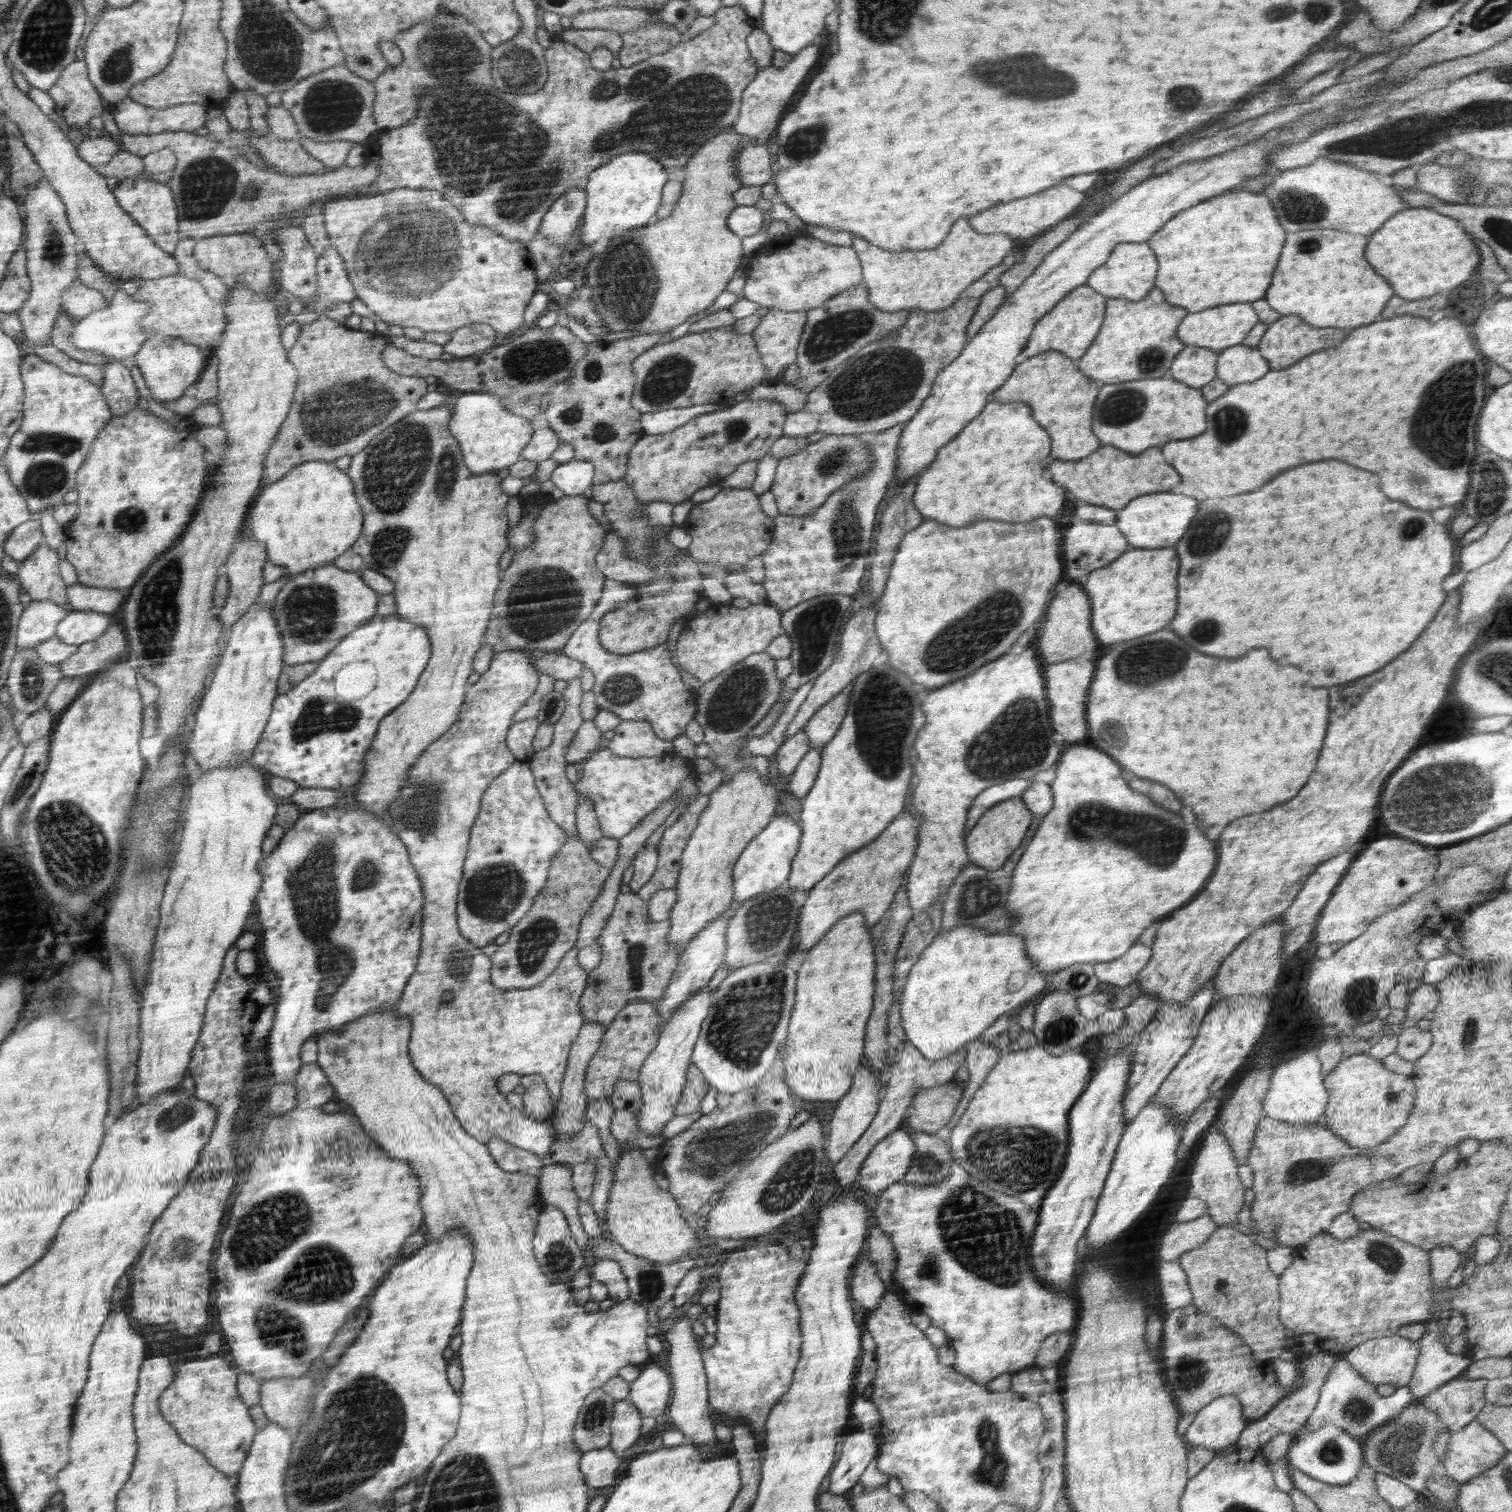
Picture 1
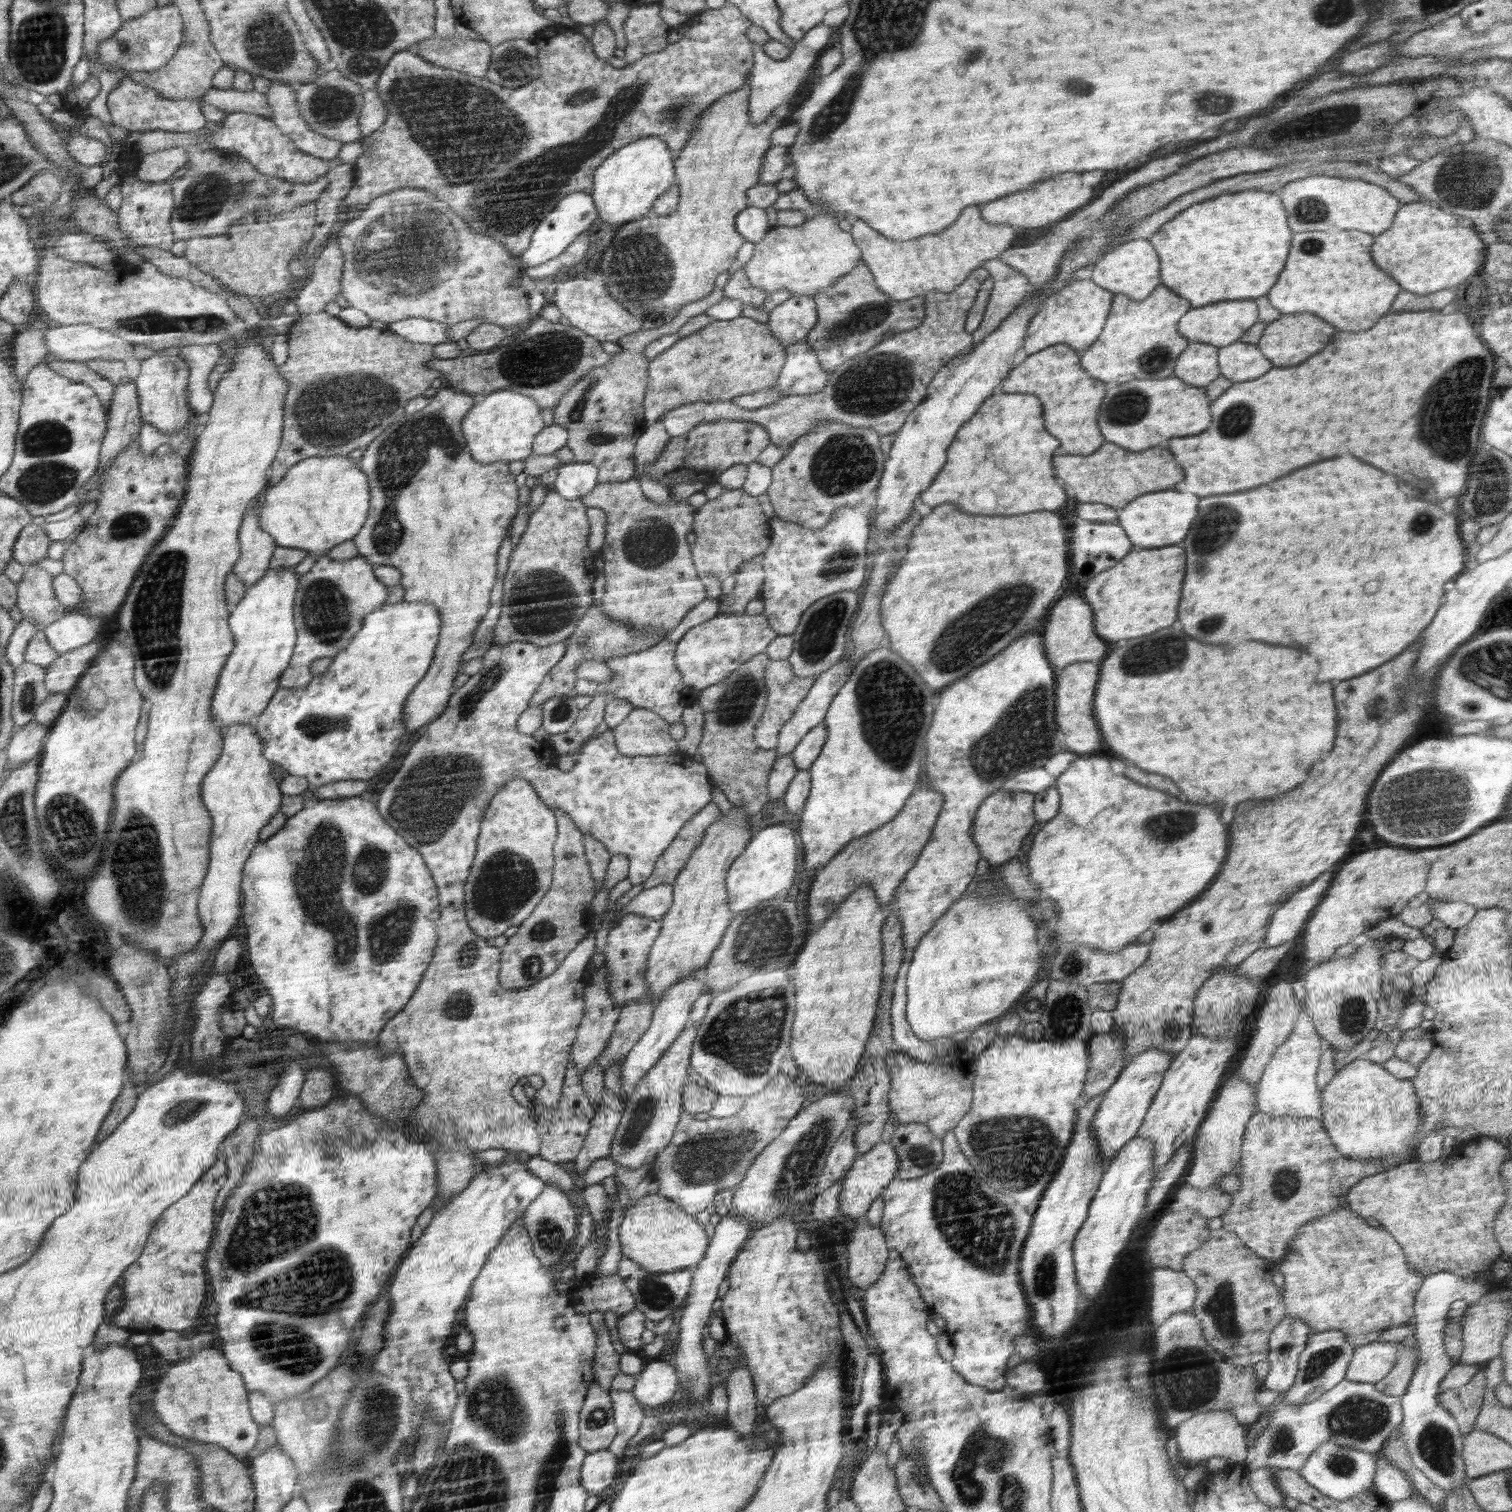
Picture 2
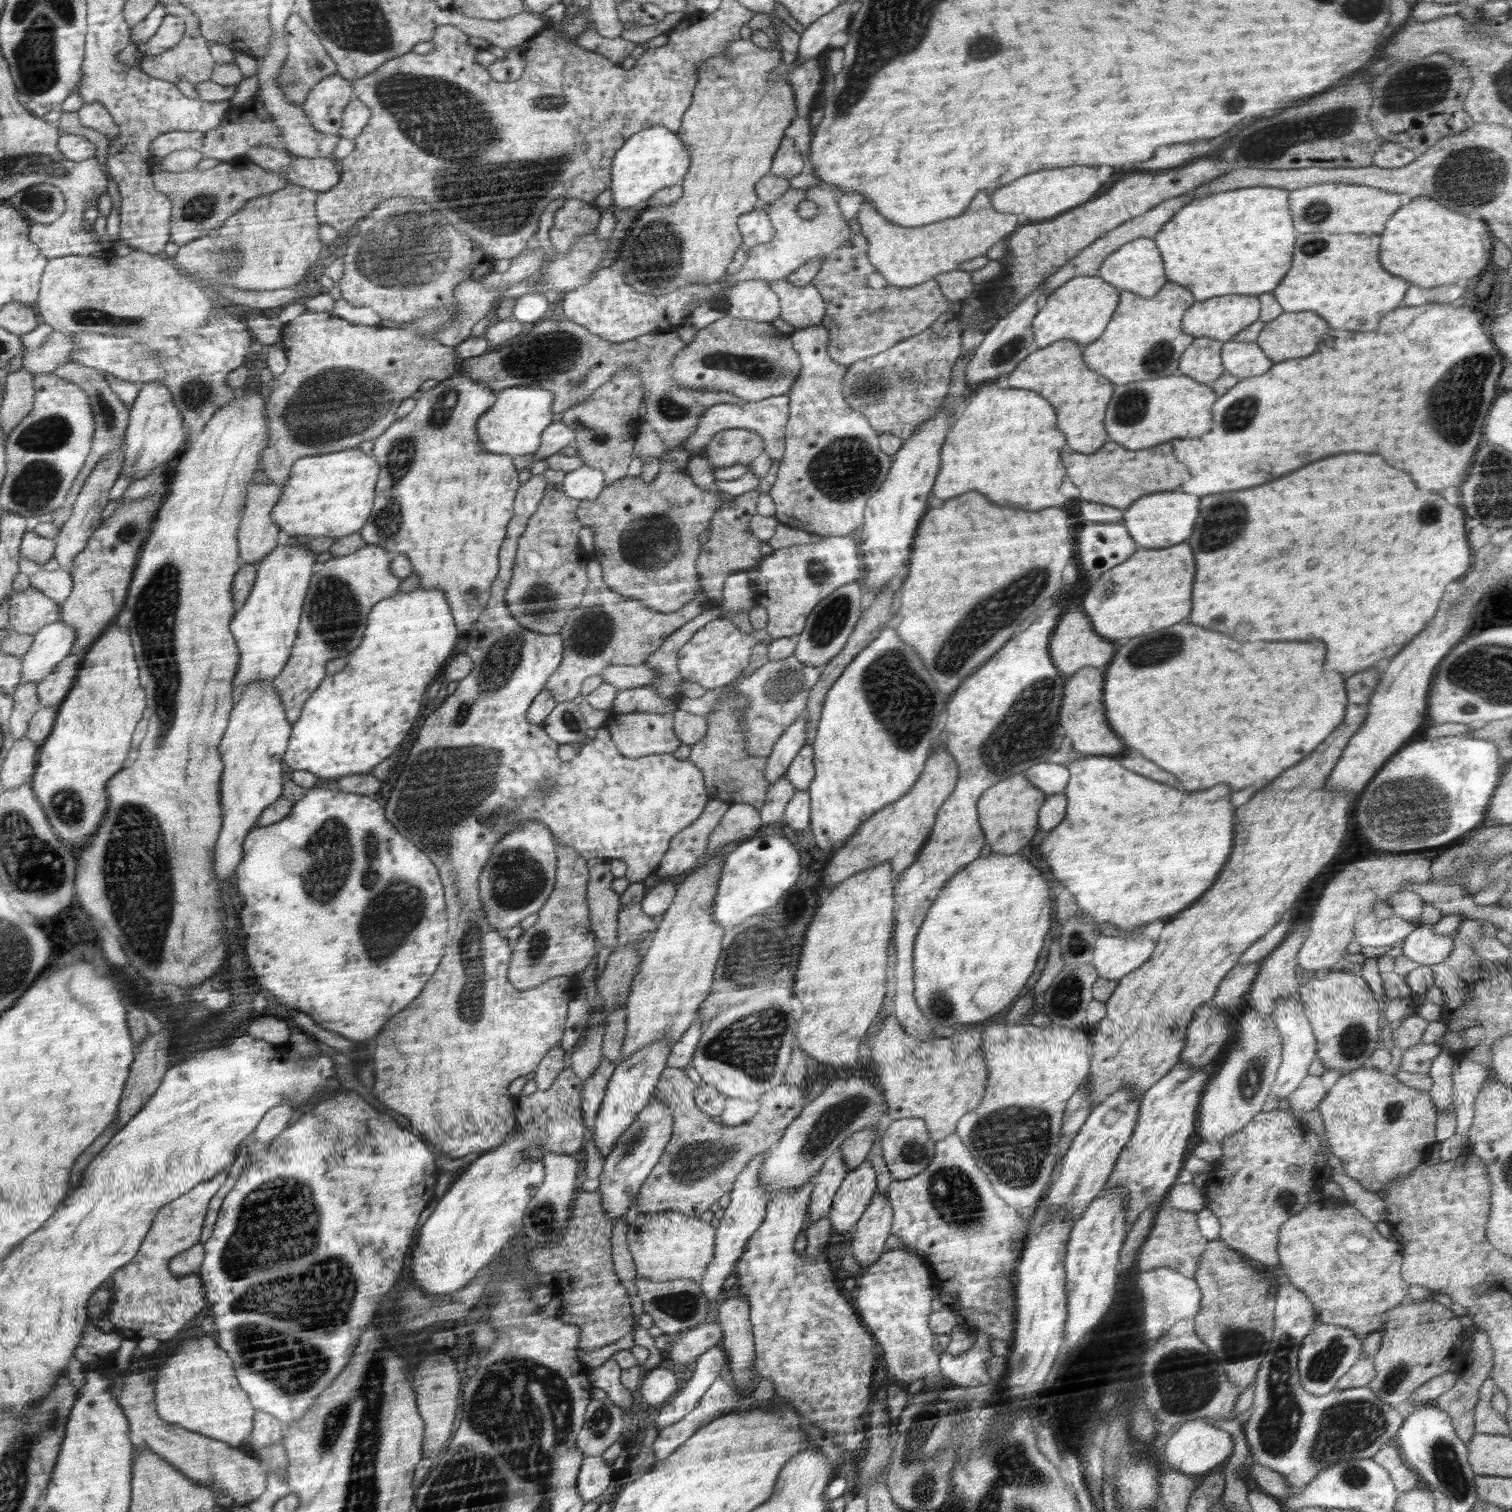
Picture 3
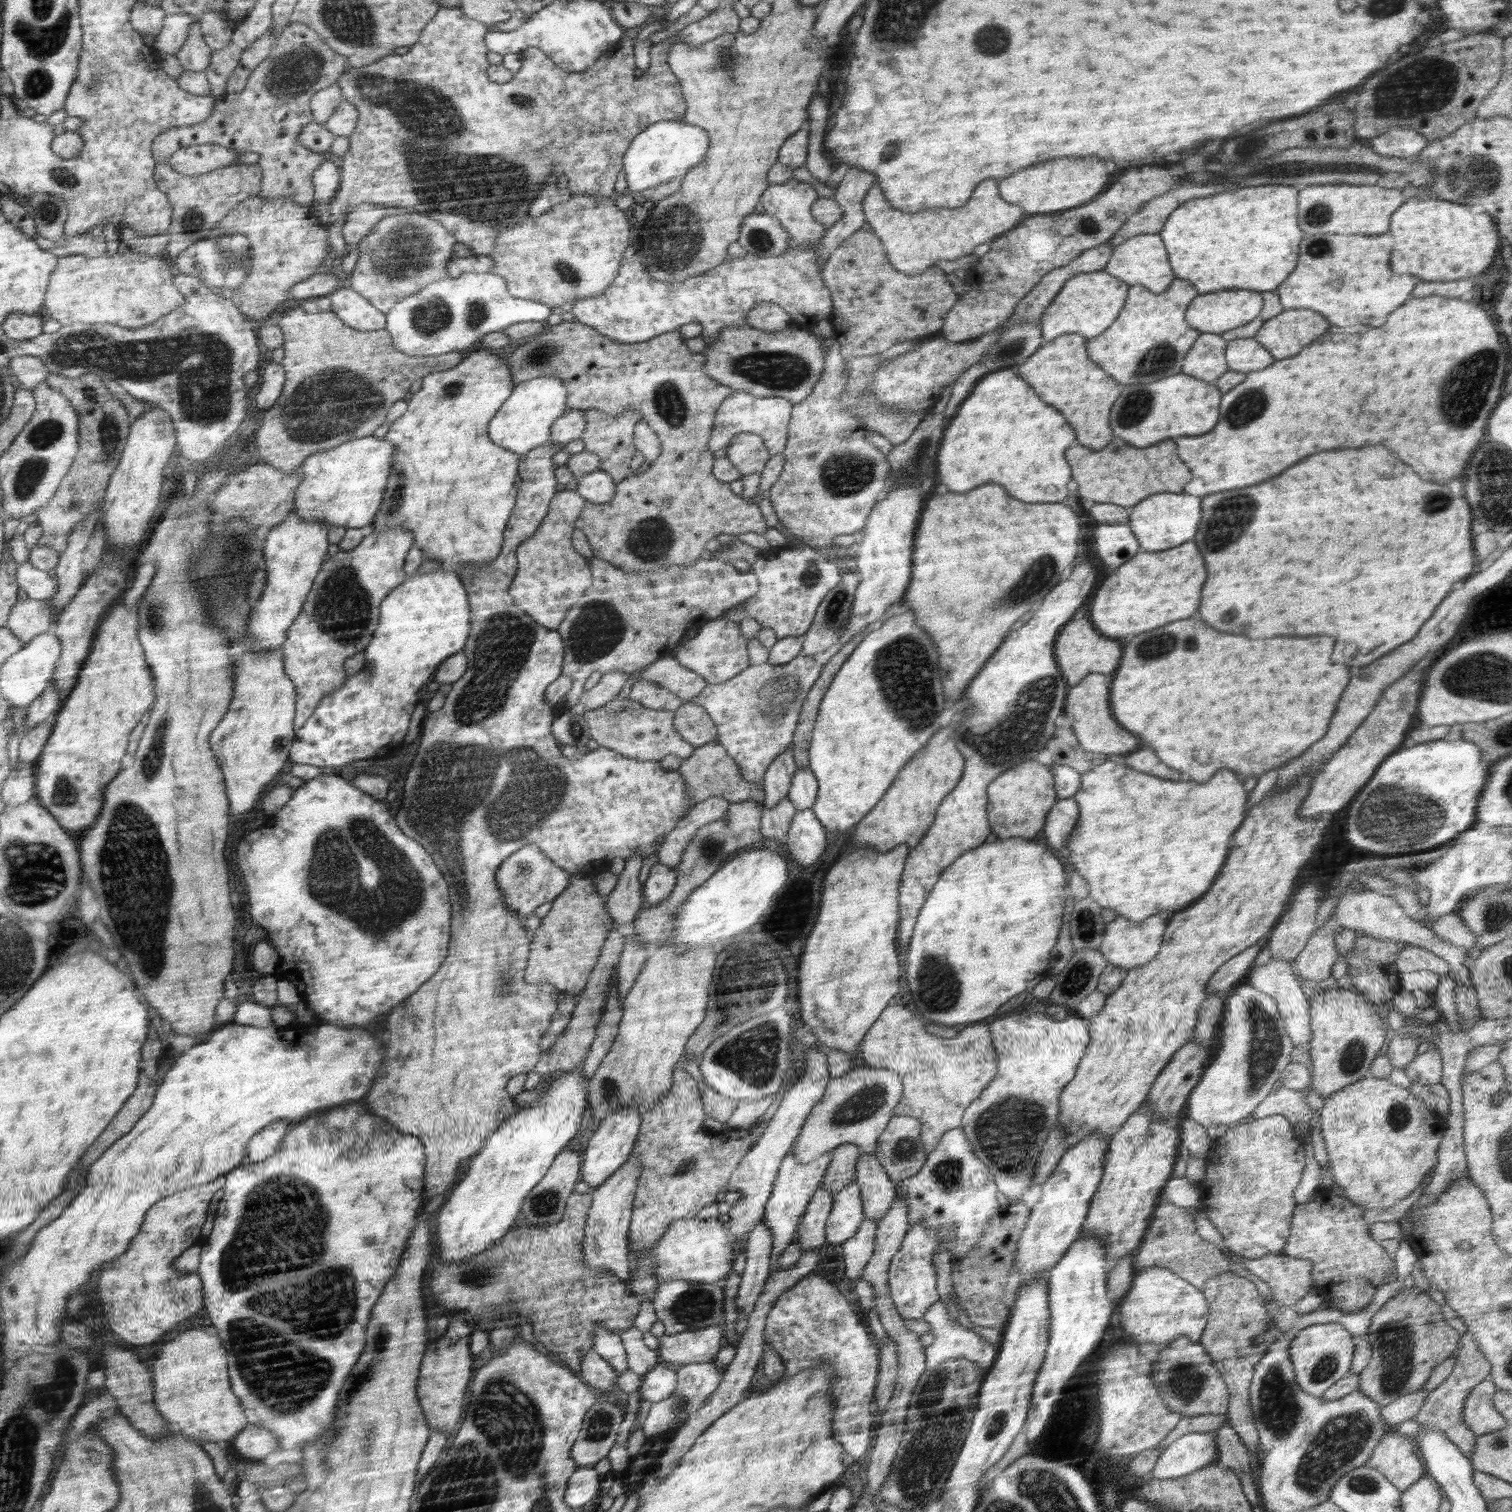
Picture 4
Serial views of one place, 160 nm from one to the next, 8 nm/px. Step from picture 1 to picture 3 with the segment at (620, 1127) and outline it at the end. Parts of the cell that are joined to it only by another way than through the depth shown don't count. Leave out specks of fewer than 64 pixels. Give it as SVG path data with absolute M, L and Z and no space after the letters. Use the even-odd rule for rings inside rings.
M601 1055L601 1063L595 1074L583 1081L582 1104L583 1122L587 1137L592 1138L595 1130L595 1118L600 1110L608 1081L611 1079L616 1063Z

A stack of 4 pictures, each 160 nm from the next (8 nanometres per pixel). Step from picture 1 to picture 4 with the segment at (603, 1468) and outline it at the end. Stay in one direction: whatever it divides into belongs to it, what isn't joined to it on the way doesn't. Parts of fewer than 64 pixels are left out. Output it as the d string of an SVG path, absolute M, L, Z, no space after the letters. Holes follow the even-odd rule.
M579 1467L568 1479L564 1502L572 1508L584 1506L594 1496L598 1496L602 1477L594 1467Z

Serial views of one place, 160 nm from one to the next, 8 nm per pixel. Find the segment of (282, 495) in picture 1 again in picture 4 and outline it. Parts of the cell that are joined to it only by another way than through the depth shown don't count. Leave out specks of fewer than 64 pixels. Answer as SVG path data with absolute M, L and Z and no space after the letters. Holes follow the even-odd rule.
M370 435L308 456L301 468L302 483L295 492L295 513L306 523L320 520L346 530L372 525L386 494L394 450L391 442Z

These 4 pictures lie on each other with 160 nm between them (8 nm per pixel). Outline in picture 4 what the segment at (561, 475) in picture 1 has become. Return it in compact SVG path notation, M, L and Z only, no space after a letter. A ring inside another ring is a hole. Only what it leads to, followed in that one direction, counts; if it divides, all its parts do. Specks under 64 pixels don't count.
M598 469L578 479L575 491L584 497L586 502L604 504L615 495L617 483L606 471Z

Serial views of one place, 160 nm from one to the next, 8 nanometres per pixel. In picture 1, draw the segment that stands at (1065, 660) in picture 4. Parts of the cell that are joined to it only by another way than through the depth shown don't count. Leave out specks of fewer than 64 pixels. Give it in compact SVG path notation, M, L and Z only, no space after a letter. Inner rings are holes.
M1066 583L1057 590L1048 603L1049 607L1041 625L1044 632L1040 633L1039 646L1043 663L1054 664L1064 662L1082 654L1090 654L1098 648L1097 638L1091 627L1091 604L1089 596L1085 593L1080 583Z

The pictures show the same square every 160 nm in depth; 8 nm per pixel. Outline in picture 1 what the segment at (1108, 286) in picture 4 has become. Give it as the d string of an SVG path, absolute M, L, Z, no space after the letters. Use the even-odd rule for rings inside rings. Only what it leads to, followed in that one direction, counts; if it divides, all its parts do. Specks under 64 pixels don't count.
M1087 285L1067 293L1050 312L1034 325L1024 350L1015 358L1016 364L1050 350L1067 354L1068 358L1075 362L1094 342L1101 324L1104 322L1104 316L1106 316L1107 300L1106 296L1092 290Z

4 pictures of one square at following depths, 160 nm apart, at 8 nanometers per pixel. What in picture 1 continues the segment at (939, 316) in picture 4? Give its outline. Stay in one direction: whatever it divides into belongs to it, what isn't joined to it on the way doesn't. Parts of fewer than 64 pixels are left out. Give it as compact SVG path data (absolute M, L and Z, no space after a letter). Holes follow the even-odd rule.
M864 284L849 287L848 291L839 292L833 296L829 302L826 302L822 307L814 308L807 312L807 324L804 327L802 334L802 342L798 348L797 367L799 368L798 382L796 389L802 392L810 392L818 385L822 385L824 380L831 376L832 371L837 371L842 366L845 360L854 358L856 354L864 347L867 347L871 342L880 340L891 334L892 331L898 330L904 323L907 323L910 311L899 312L884 312L876 309L876 306L871 304L870 290Z

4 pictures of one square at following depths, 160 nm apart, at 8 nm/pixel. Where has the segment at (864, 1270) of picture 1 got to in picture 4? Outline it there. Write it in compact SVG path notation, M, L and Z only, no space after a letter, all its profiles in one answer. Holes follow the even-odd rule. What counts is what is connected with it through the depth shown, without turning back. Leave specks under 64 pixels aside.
M862 1150L856 1170L855 1182L861 1188L865 1218L880 1222L895 1201L896 1182L888 1176L878 1157Z

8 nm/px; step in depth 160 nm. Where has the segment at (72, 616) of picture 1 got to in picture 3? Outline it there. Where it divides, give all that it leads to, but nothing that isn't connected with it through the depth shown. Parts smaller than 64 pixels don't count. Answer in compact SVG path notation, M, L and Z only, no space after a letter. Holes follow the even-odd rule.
M62 620L45 626L37 635L30 652L24 656L23 681L40 682L73 650L77 632Z

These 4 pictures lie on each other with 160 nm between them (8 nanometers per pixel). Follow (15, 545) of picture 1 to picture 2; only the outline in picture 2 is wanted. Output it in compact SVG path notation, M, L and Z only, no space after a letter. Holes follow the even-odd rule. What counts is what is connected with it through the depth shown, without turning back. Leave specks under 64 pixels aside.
M32 523L22 532L16 543L15 560L29 567L48 558L52 541L44 525Z

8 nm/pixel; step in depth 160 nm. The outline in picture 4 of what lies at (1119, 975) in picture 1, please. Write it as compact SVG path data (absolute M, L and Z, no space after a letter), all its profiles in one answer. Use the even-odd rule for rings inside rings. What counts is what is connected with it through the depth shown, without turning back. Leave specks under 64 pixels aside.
M1172 910L1170 912L1162 911L1142 922L1132 922L1118 915L1114 921L1105 926L1105 933L1098 949L1108 964L1125 968L1128 971L1134 970L1136 967L1150 962L1158 954L1163 943L1166 924L1168 924L1172 914L1174 914Z

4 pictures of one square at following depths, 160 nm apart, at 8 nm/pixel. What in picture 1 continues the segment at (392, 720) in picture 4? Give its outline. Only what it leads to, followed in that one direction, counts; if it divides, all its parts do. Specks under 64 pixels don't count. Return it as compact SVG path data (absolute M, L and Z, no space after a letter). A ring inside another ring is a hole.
M391 614L390 616L375 615L364 625L358 627L355 631L352 631L350 635L346 636L343 642L340 642L338 647L334 648L326 658L322 659L314 669L314 672L302 680L296 688L293 688L290 692L287 692L287 694L278 694L274 700L271 716L267 720L267 727L264 728L264 734L260 737L258 747L256 747L254 753L252 753L250 759L251 764L256 765L258 768L263 768L266 772L269 772L272 777L280 776L289 778L296 782L300 788L328 788L348 793L351 787L358 784L360 777L363 775L364 758L366 758L366 752L368 752L370 746L372 746L372 740L374 740L374 736L376 736L380 721L389 712L392 712L394 708L400 706L400 704L408 698L408 694L416 688L416 683L422 671L426 668L430 655L430 639L426 634L426 629L421 624L408 622L398 614Z

